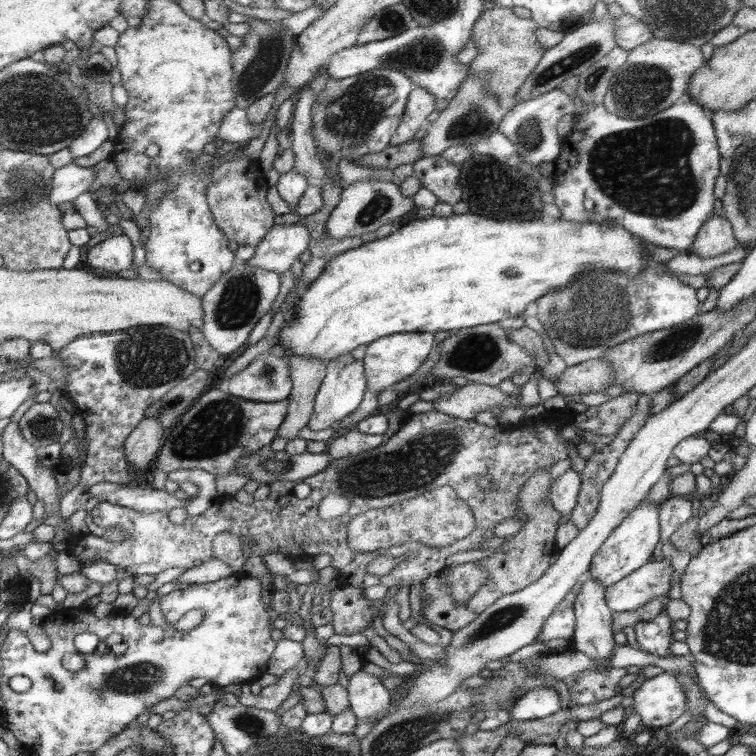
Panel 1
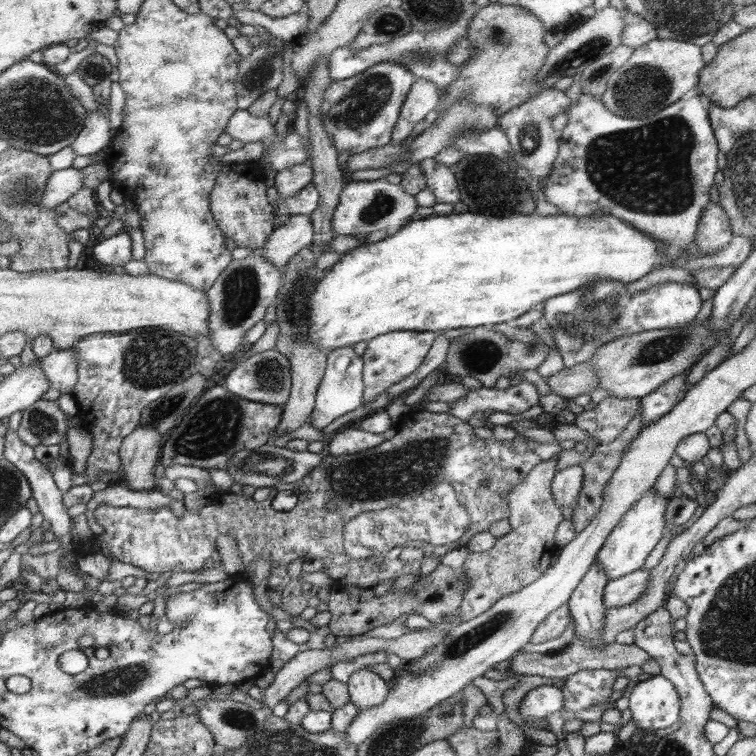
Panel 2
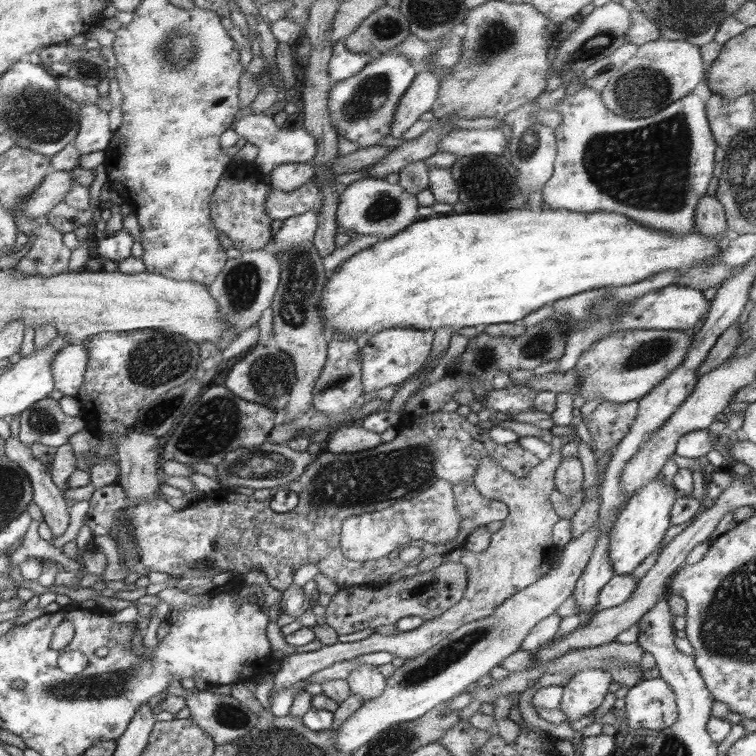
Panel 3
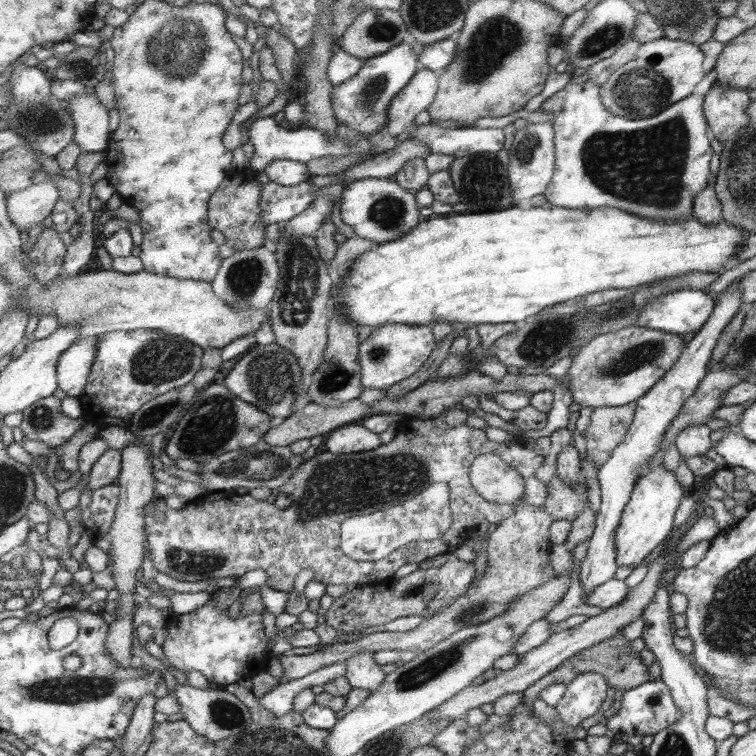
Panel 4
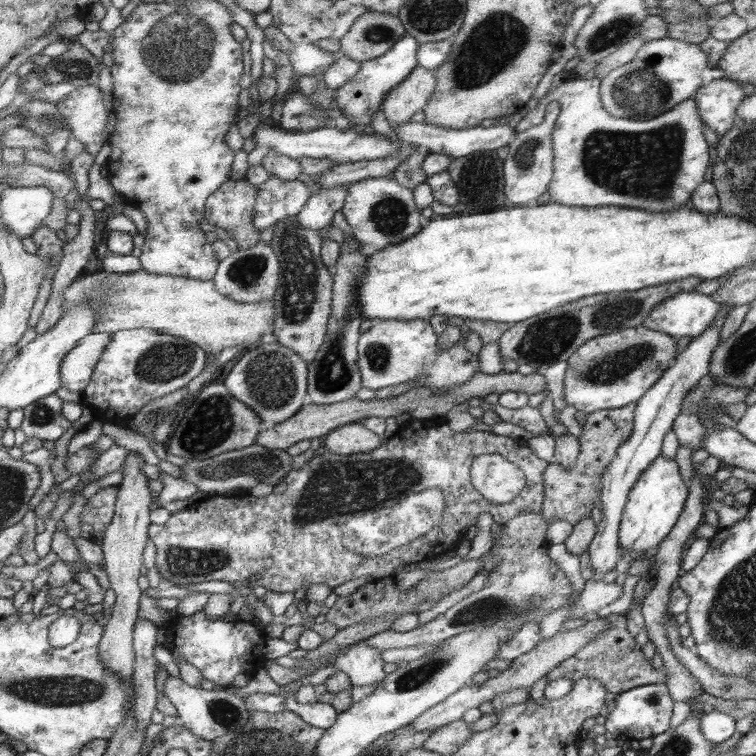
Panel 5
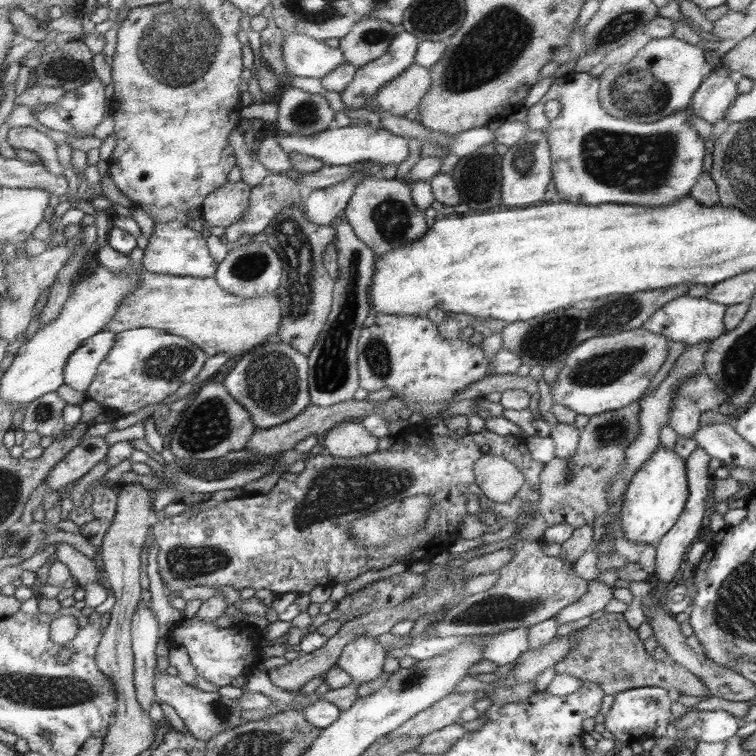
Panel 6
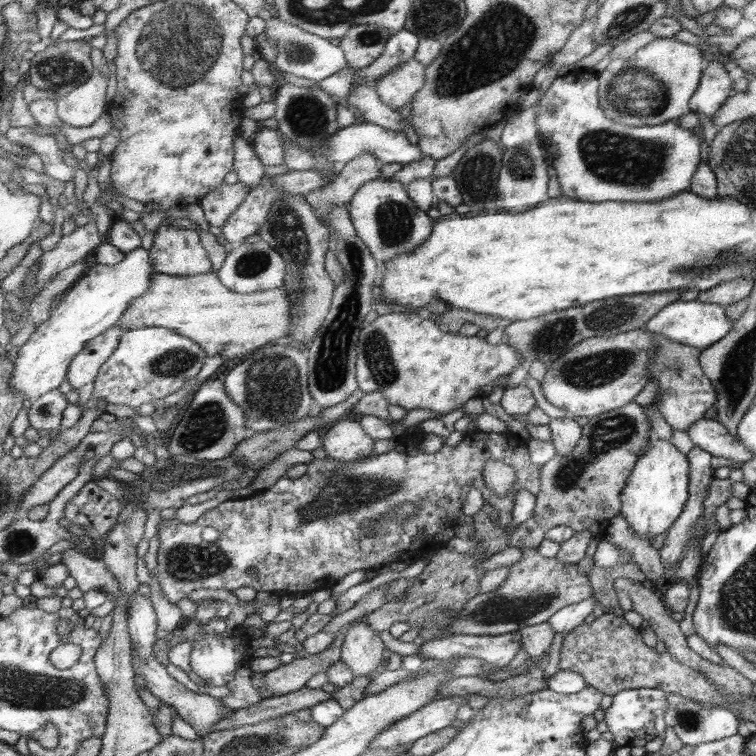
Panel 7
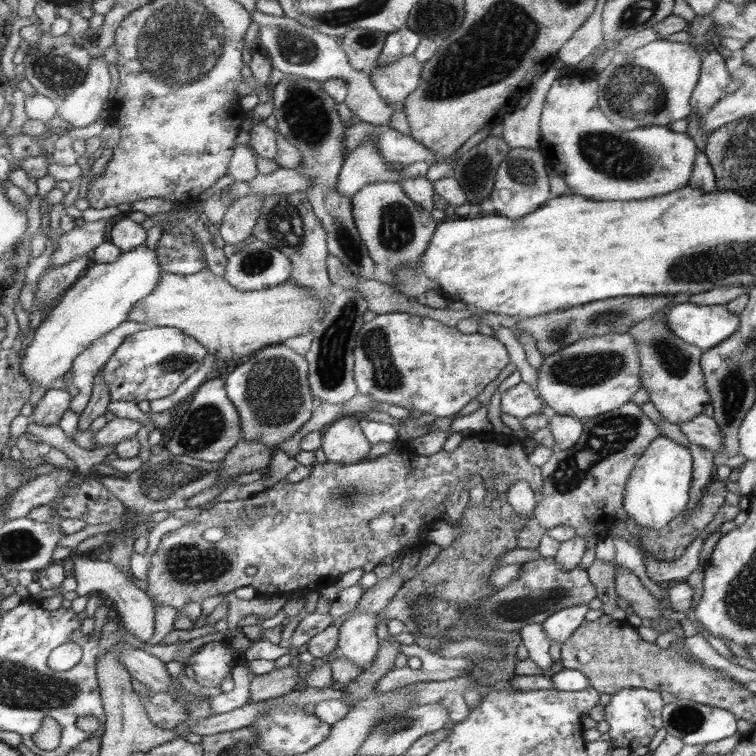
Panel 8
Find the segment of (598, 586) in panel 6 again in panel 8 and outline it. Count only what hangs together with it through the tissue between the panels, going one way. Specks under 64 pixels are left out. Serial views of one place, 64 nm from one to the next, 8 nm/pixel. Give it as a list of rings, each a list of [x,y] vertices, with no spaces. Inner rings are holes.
[[[588,604],[570,606],[570,608],[560,610],[542,621],[542,628],[550,638],[550,644],[554,644],[554,642],[558,642],[560,645],[564,644],[570,638],[570,635],[583,623],[588,610],[590,610]]]

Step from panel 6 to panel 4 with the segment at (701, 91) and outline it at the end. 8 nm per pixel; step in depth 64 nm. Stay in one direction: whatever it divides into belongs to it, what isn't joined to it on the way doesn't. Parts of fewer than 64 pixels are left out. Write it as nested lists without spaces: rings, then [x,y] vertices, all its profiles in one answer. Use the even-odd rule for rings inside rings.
[[[714,83],[704,102],[706,122],[710,130],[714,131],[714,138],[722,144],[734,136],[738,130],[751,125],[752,120],[746,114],[746,107],[750,105],[750,94],[746,89],[724,87]]]

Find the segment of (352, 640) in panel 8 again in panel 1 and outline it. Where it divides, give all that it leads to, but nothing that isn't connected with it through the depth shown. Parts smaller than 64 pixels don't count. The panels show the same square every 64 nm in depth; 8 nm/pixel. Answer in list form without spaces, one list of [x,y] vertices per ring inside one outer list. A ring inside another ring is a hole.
[[[362,669],[349,679],[346,691],[349,694],[349,708],[354,711],[357,721],[382,718],[393,700],[389,688],[376,676],[362,672]]]

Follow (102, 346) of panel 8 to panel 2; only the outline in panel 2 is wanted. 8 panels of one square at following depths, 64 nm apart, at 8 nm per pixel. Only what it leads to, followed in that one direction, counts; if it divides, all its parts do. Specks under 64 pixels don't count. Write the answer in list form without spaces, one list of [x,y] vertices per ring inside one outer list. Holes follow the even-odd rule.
[[[72,347],[52,351],[48,356],[38,359],[38,365],[44,369],[52,389],[60,393],[71,394],[78,382],[78,355]]]

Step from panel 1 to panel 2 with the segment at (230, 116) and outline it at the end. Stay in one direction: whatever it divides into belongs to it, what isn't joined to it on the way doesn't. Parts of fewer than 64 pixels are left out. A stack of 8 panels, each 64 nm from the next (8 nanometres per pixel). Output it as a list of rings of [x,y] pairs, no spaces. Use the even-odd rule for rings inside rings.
[[[241,108],[233,114],[233,118],[230,118],[229,126],[226,126],[225,132],[230,133],[232,140],[240,140],[244,144],[248,144],[248,142],[264,142],[264,150],[259,162],[260,166],[267,170],[269,174],[290,166],[306,163],[306,158],[308,158],[308,151],[306,151],[306,145],[302,143],[300,134],[293,130],[290,133],[286,133],[284,138],[279,138],[268,114],[262,116],[253,115],[247,109]]]

